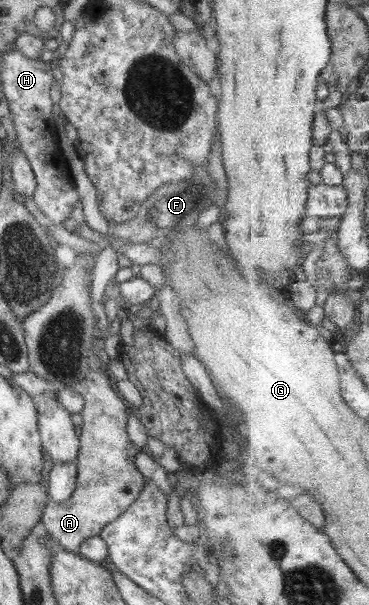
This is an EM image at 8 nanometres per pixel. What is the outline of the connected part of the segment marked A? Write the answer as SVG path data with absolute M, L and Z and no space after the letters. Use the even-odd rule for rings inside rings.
M100 337L95 339L95 349L90 357L91 369L84 379L71 386L76 393L79 393L84 400L80 429L78 453L75 459L77 466L74 491L68 499L64 499L62 503L49 502L43 510L39 525L45 529L50 535L50 539L54 539L58 546L62 546L68 553L78 553L80 543L86 537L99 536L100 531L117 519L129 507L138 493L142 491L141 487L144 483L144 476L137 470L134 465L134 456L140 451L128 439L125 427L127 424L128 414L126 409L130 407L126 401L116 392L116 388L112 388L110 384L110 373L106 370L106 358L100 348Z

